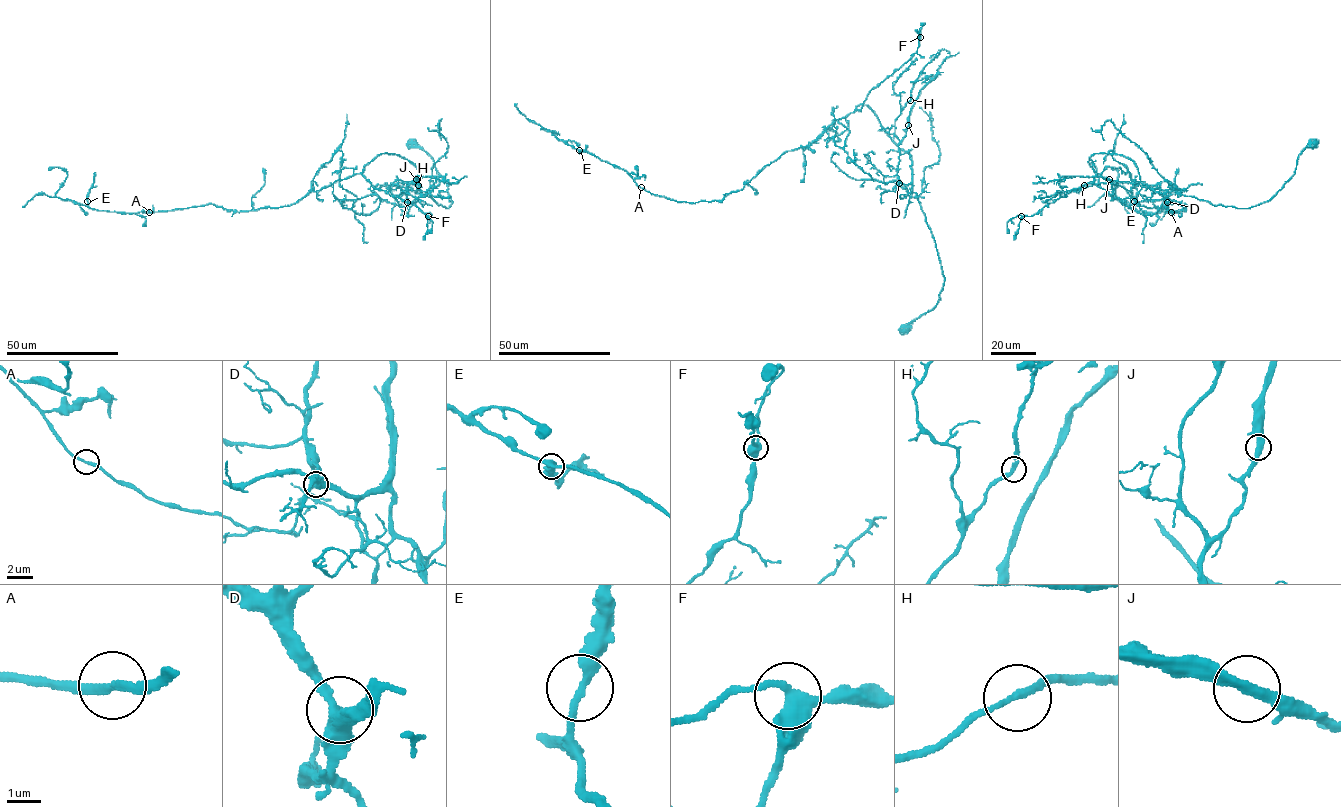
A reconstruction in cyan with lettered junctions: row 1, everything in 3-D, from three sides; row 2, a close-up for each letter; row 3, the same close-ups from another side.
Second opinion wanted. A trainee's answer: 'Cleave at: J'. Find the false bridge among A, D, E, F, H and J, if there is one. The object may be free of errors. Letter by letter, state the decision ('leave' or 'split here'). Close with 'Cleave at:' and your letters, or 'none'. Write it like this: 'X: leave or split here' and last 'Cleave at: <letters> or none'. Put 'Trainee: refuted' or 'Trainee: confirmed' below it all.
A: leave
D: leave
E: leave
F: leave
H: leave
J: split here
Cleave at: J
Trainee: confirmed

